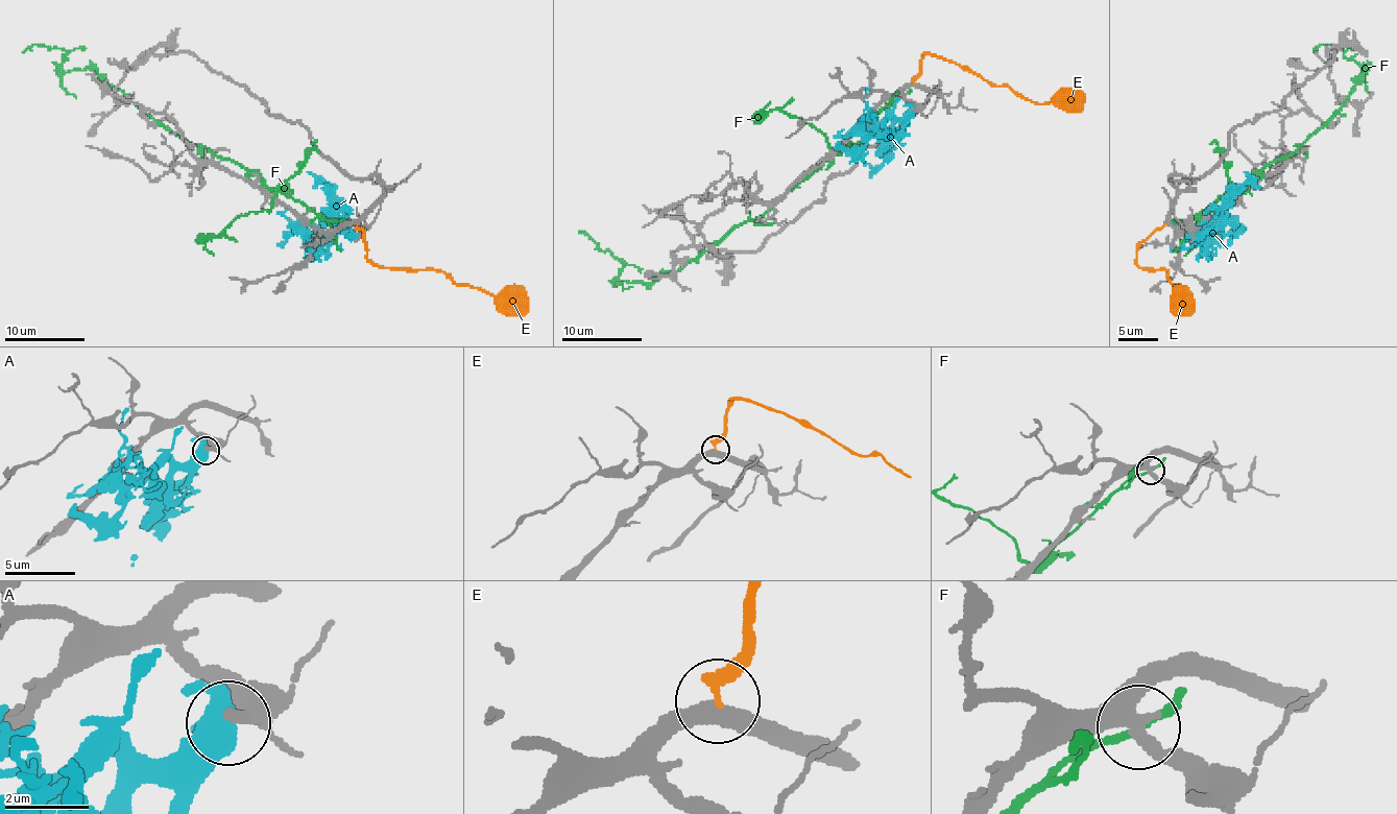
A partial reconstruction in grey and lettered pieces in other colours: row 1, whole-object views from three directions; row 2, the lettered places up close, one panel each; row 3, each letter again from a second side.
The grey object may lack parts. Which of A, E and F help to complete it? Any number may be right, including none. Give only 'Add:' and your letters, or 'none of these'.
Add: none of these

